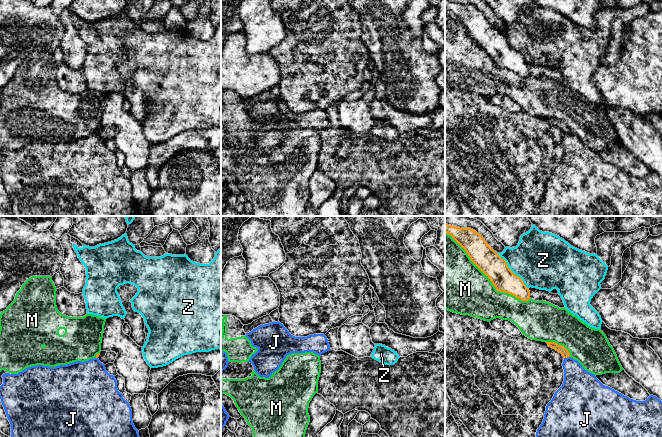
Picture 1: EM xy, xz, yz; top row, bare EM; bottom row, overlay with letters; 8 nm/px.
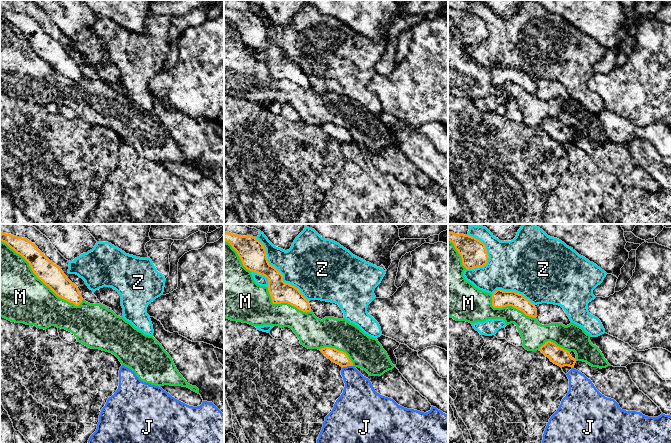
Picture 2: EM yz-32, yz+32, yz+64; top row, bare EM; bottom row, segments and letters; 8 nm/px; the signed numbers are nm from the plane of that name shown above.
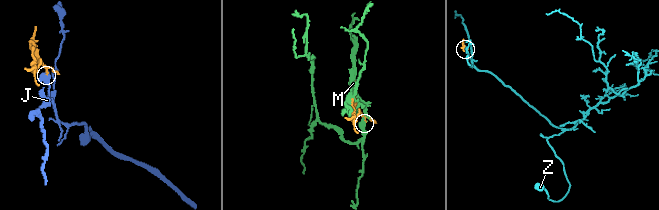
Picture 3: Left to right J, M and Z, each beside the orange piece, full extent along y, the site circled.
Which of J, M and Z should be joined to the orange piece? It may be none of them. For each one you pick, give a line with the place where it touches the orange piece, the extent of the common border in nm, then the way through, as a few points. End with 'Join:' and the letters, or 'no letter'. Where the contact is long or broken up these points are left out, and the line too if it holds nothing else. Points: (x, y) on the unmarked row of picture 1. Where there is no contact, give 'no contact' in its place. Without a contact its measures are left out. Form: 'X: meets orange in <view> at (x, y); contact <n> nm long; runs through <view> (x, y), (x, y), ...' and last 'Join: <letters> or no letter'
Join: no letter

